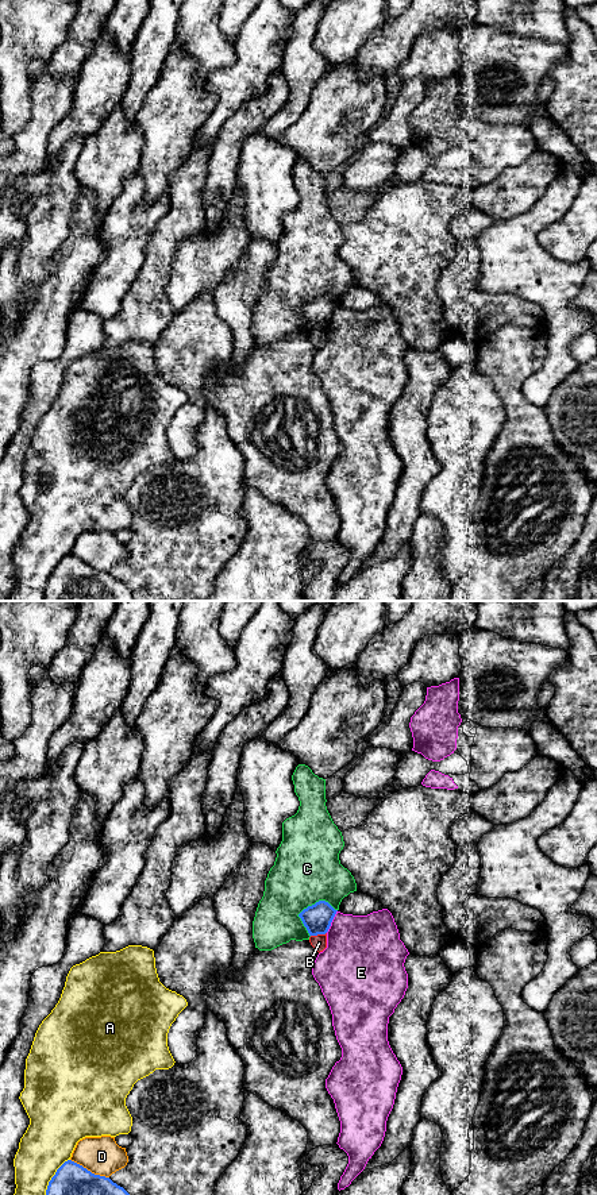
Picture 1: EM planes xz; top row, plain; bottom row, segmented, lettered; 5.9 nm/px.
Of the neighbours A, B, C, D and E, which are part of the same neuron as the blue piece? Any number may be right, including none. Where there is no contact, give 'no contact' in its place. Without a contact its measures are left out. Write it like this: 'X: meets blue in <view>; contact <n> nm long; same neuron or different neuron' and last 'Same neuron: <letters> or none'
A: meets blue in xz; contact 260 nm long; different neuron
B: meets blue in xz; contact 100 nm long; different neuron
C: meets blue in xz; contact 240 nm long; different neuron
D: meets blue in xz; contact 260 nm long; different neuron
E: meets blue in xz; contact 150 nm long; different neuron
Same neuron: none

